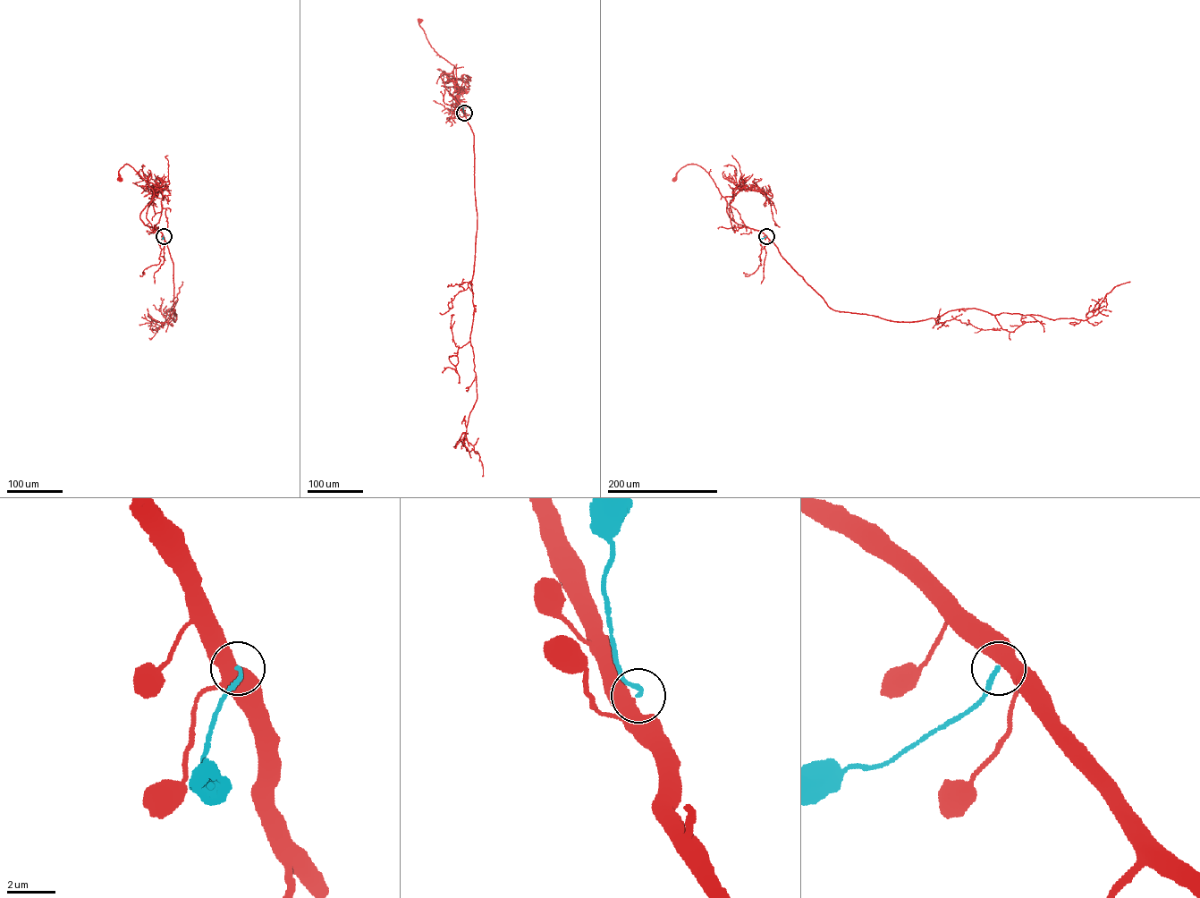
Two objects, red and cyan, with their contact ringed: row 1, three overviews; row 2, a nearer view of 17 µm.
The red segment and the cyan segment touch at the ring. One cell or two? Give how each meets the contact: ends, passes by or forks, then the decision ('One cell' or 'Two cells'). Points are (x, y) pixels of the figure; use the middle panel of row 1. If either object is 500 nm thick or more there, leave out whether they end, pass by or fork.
One cell

